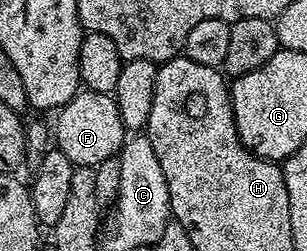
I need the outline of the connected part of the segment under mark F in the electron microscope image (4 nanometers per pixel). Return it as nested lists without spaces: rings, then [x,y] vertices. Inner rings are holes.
[[[82,90],[61,107],[56,116],[56,151],[67,154],[69,161],[78,168],[96,168],[103,161],[114,159],[127,139],[127,129],[123,126],[123,118],[119,118],[117,101],[107,92]]]

